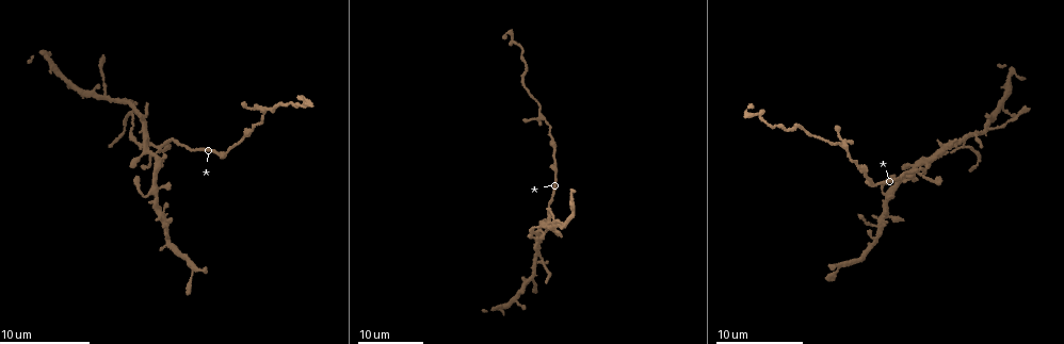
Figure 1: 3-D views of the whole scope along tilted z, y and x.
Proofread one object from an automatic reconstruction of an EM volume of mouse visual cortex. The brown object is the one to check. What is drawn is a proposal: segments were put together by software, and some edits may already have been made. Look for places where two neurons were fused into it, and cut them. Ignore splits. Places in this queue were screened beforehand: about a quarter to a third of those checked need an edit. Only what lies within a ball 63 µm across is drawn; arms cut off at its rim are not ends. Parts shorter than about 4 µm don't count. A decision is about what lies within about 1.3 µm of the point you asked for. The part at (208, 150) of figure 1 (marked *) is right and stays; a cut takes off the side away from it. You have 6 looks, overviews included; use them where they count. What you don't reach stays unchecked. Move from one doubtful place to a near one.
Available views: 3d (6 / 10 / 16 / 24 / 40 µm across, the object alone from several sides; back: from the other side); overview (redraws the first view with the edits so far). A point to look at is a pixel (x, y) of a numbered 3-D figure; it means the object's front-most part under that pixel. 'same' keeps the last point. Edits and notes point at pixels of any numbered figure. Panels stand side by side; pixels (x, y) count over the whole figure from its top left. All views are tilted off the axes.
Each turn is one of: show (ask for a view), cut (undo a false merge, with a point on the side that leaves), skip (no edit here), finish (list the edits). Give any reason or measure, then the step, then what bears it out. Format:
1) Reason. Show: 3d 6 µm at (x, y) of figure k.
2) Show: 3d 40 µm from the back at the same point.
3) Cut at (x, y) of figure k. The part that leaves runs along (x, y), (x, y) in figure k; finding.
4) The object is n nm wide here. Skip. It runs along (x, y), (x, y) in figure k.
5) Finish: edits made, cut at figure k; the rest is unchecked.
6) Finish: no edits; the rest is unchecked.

Four or more arms meet. Show: 3d 24 µm at (156, 156) of figure 1.

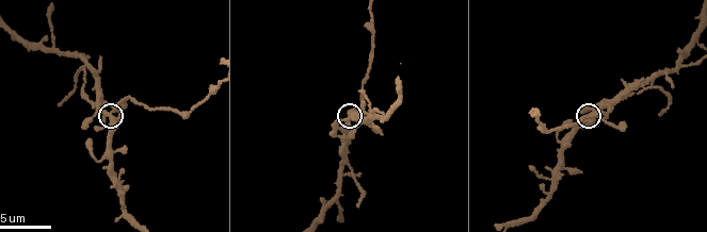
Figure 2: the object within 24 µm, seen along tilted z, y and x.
Closer look. Show: 3d 10 µm at (111, 116) of figure 2.

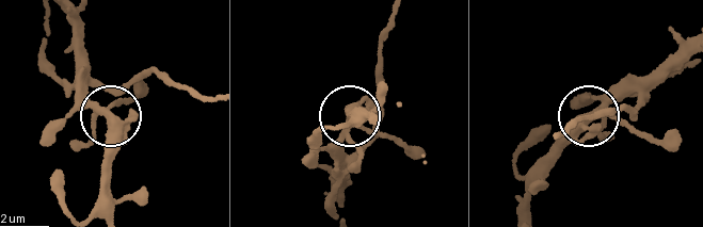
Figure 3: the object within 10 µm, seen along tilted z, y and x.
The object is 310 nm wide here. Skip. It runs along (207, 96), (170, 76), (128, 86), (112, 108), (105, 180) in figure 3; one neuron here.

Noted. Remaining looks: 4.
Branch point. Show: 3d 10 µm at (51, 50) of figure 2.

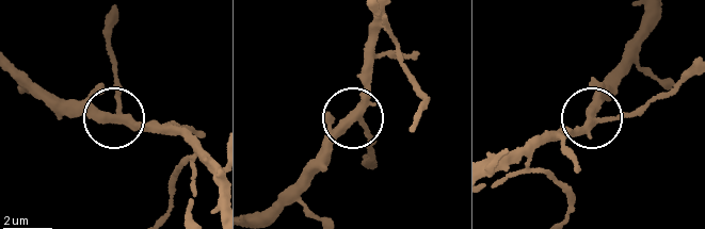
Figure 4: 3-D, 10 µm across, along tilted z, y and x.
The side arm is 6 µm long. Skip. All the same neuron.

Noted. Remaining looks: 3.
Small branch off a trunk. Show: 3d 10 µm at (653, 84) of figure 2.

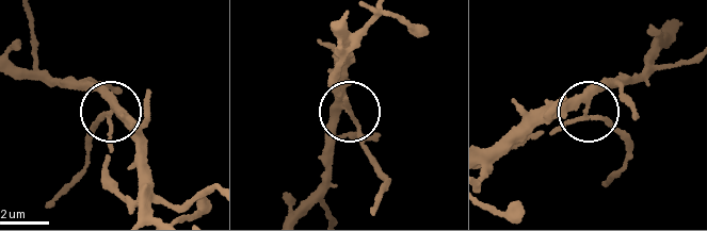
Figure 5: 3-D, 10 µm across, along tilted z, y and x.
The side arm is 7 µm long; 4 arms meet here. Skip. All the same neuron.

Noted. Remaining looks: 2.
Finish: no edits; the rest is unchecked.

